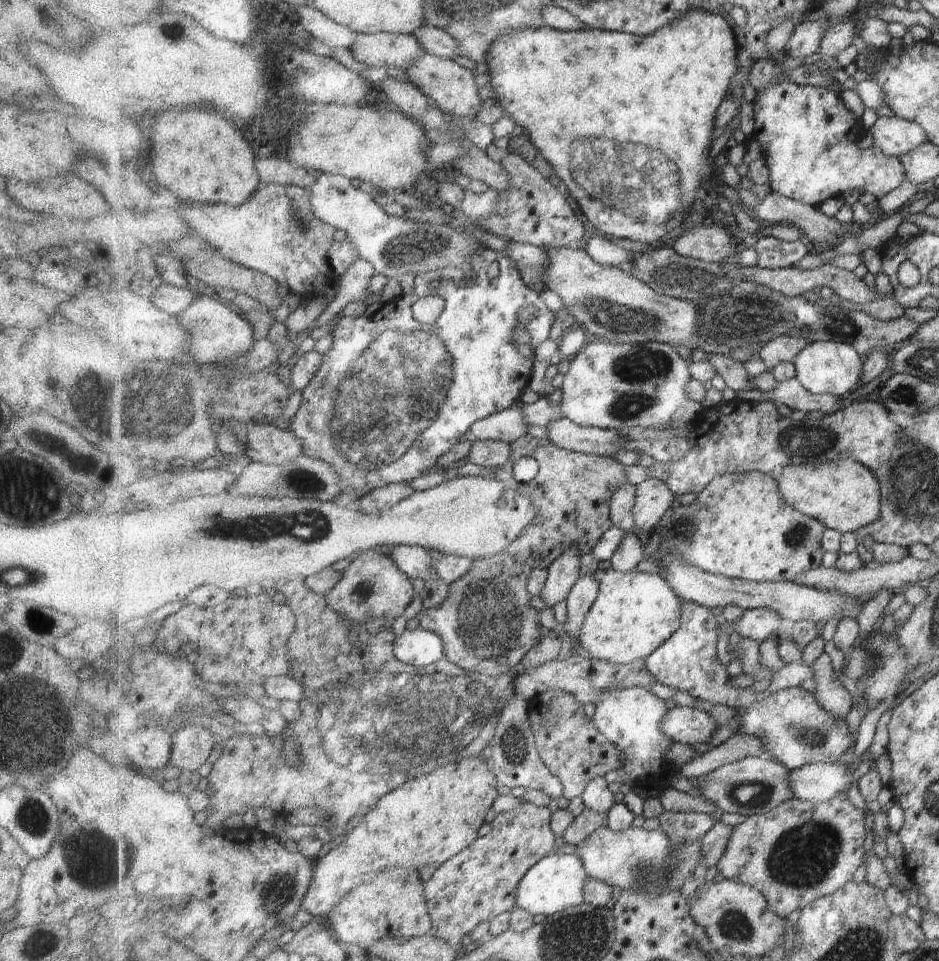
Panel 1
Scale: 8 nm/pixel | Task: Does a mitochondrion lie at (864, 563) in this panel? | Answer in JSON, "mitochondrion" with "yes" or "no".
{"mitochondrion":"no"}

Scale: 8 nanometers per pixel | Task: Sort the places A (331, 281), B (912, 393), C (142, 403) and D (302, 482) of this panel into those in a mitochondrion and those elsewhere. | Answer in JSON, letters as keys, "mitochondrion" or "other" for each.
{"A":"other","B":"mitochondrion","C":"mitochondrion","D":"mitochondrion"}

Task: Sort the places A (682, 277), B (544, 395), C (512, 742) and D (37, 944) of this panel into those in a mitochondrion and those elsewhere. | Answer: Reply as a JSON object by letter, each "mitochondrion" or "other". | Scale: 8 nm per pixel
{"A":"mitochondrion","B":"other","C":"mitochondrion","D":"mitochondrion"}

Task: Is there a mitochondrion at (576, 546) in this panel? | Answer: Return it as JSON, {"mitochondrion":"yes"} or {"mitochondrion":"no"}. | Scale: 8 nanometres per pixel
{"mitochondrion":"no"}

